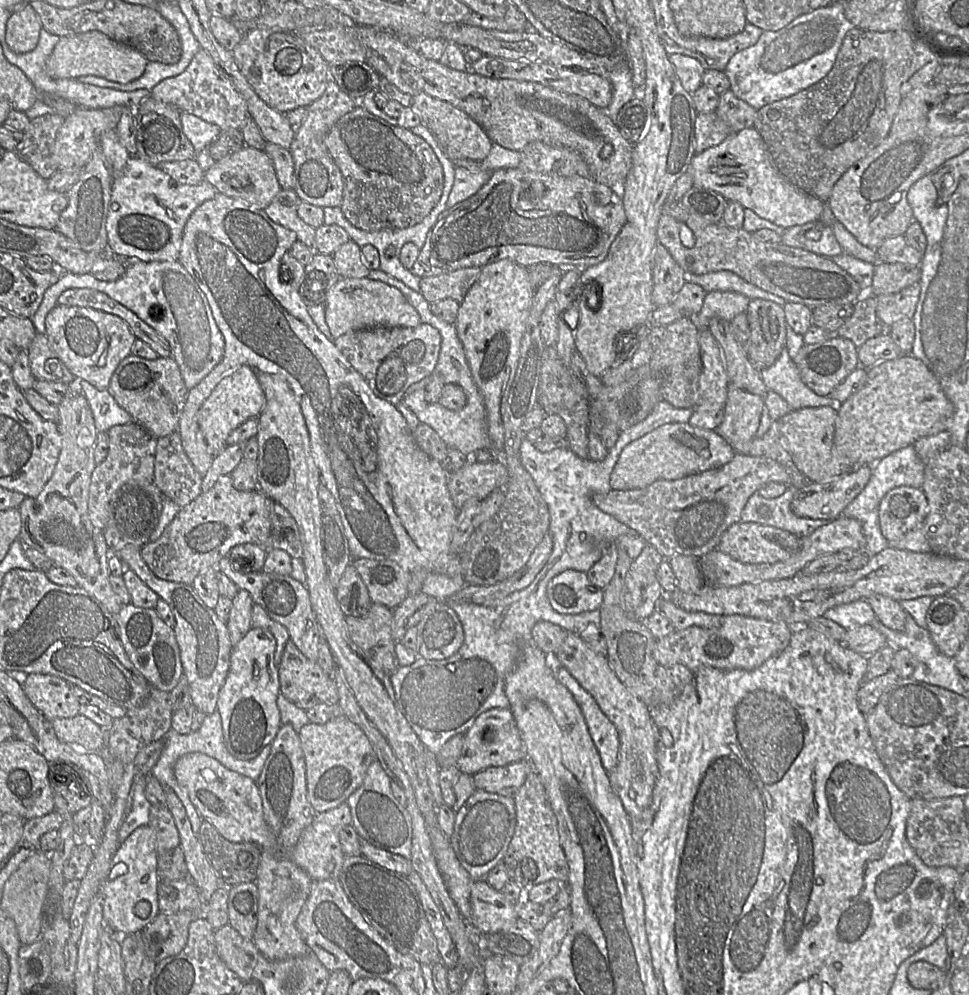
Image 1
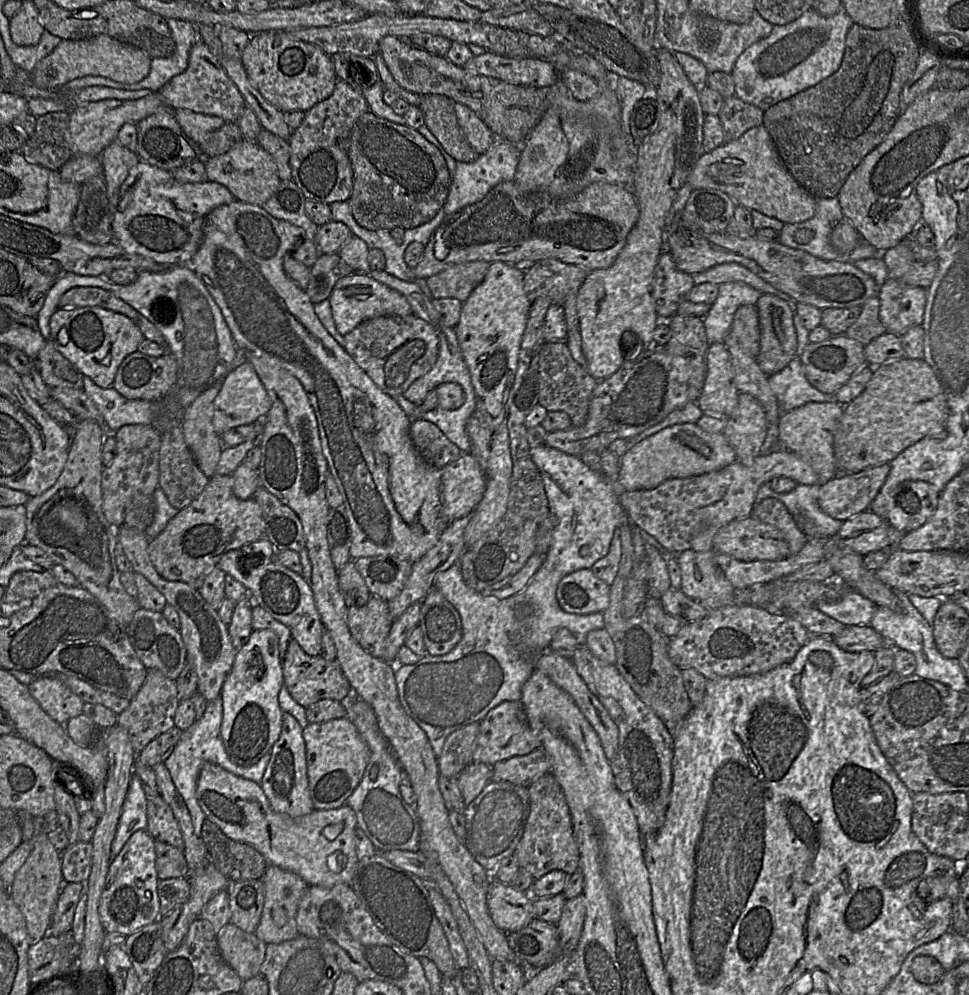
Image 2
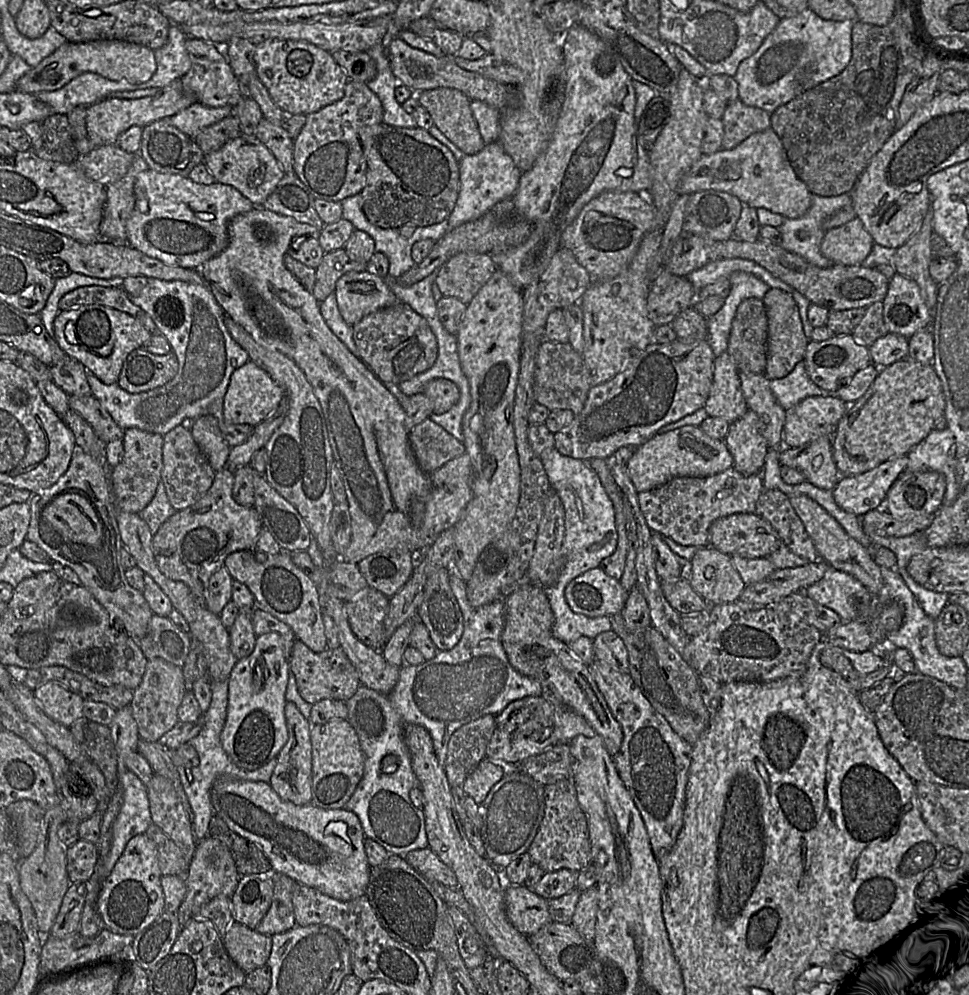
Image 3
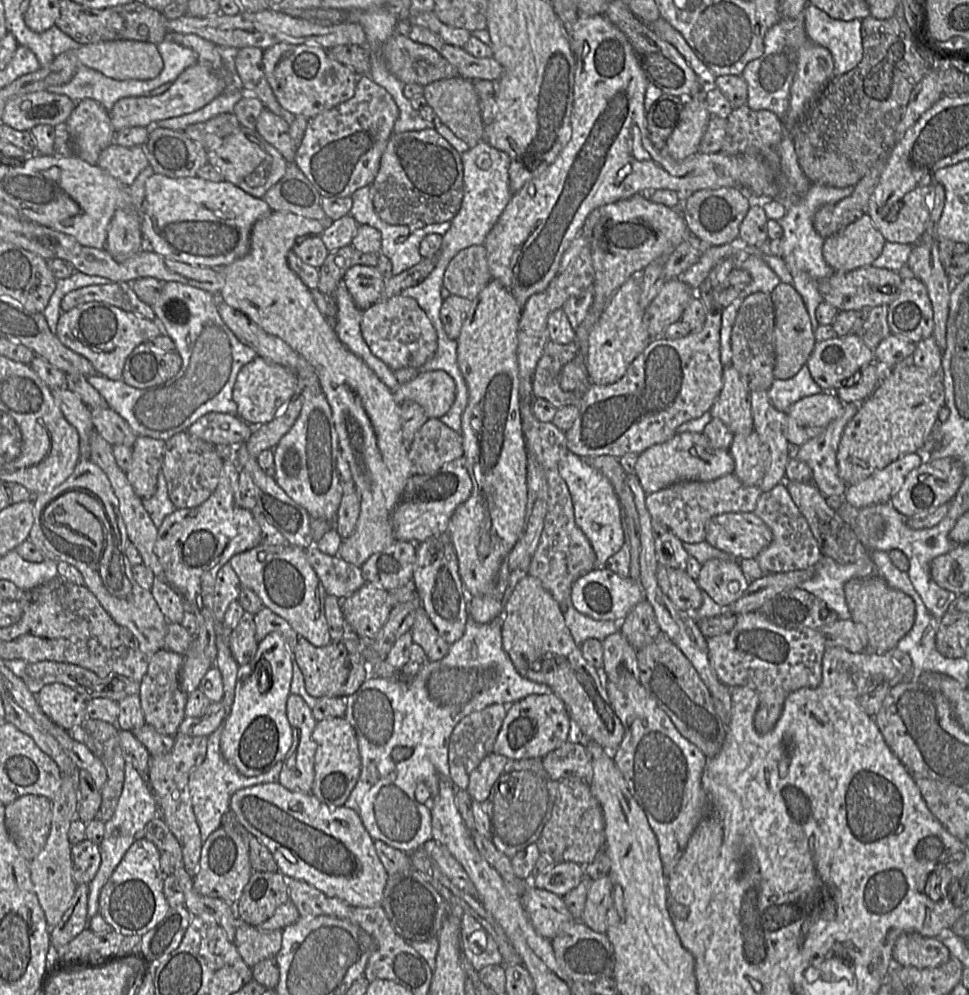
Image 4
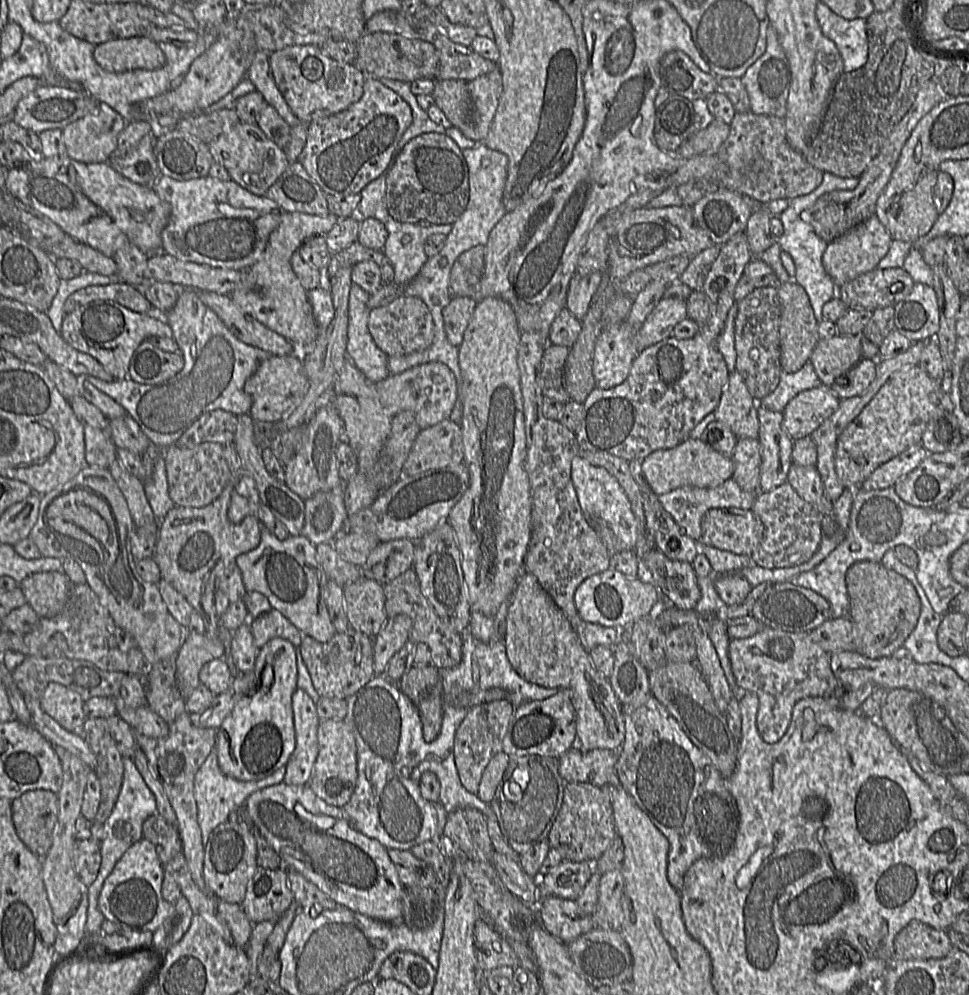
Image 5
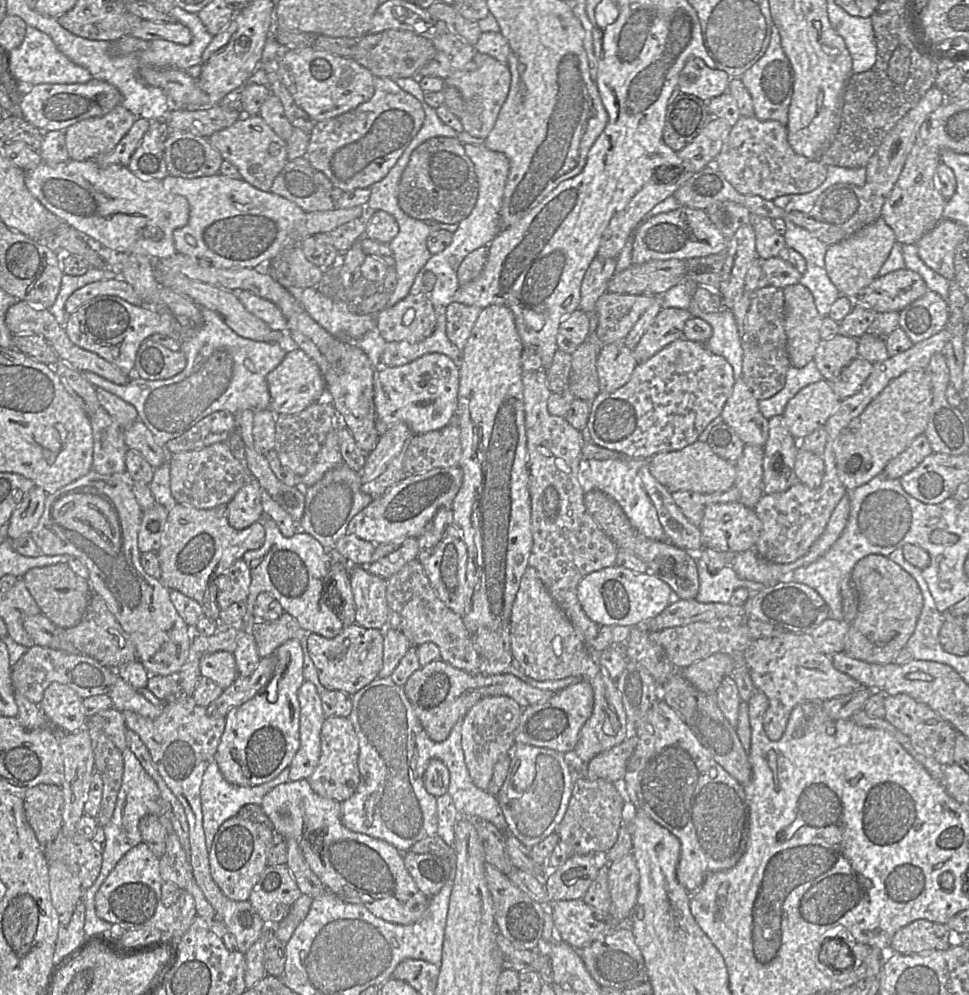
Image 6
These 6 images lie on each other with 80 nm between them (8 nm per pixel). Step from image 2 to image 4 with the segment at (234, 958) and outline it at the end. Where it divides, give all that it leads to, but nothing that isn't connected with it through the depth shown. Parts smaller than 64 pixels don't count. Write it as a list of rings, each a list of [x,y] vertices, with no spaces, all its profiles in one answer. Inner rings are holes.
[[[238,919],[233,943],[244,962],[252,968],[264,959],[275,958],[281,948],[282,930],[262,931]]]

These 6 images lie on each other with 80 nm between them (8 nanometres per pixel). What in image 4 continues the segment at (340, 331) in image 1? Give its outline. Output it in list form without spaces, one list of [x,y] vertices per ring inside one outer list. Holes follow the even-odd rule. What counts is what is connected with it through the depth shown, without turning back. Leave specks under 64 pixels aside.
[[[352,266],[345,273],[342,281],[356,306],[363,311],[383,298],[385,279],[376,266]]]

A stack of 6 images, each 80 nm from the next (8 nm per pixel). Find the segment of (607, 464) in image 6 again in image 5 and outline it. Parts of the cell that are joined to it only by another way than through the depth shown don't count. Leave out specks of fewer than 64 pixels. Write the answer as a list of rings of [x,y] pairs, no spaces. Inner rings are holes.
[[[579,455],[572,459],[571,479],[585,519],[599,535],[610,556],[624,550],[633,551],[637,543],[638,523],[617,479],[606,469],[591,465]]]

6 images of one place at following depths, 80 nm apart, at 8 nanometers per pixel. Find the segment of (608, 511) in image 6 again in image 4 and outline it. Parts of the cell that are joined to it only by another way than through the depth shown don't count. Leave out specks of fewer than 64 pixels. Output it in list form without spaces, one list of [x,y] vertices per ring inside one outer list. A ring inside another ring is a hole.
[[[658,565],[657,581],[662,592],[679,609],[693,612],[701,606],[702,590],[685,570]]]

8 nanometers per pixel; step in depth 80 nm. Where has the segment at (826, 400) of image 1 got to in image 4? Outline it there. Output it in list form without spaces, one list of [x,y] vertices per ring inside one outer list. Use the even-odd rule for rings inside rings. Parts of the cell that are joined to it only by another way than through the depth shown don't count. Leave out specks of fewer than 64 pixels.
[[[805,364],[796,375],[789,379],[774,379],[767,391],[771,404],[781,412],[788,409],[798,400],[820,394],[823,389],[812,378]]]

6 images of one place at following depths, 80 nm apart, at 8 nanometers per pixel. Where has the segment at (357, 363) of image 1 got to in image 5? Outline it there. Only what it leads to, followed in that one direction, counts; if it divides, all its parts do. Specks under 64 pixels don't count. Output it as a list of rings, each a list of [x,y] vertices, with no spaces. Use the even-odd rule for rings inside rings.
[[[404,294],[385,306],[371,309],[368,329],[376,345],[388,357],[423,351],[434,338],[434,321],[428,306],[419,297]]]

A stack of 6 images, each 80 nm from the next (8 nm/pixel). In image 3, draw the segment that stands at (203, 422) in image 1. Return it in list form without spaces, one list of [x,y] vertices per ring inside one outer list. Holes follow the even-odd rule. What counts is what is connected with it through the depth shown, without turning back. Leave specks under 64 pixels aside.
[[[249,360],[236,369],[230,378],[220,420],[227,424],[246,424],[255,427],[277,410],[284,396],[282,387],[266,371]]]

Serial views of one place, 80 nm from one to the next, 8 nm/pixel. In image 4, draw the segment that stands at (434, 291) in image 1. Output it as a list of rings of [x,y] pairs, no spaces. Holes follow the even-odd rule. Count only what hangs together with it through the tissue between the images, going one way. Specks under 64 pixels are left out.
[[[473,245],[459,251],[449,262],[443,287],[450,294],[474,300],[492,279],[484,245]]]

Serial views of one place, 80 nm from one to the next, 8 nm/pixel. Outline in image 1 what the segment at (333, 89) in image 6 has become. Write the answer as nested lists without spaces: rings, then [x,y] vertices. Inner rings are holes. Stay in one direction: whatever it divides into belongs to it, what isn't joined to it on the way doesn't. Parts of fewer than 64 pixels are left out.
[[[280,29],[250,30],[243,34],[242,40],[232,51],[232,56],[238,69],[246,78],[247,82],[250,84],[250,86],[253,88],[253,90],[259,96],[259,98],[262,101],[264,101],[269,107],[273,108],[274,110],[282,114],[286,114],[295,108],[308,107],[311,103],[313,103],[322,96],[330,81],[330,65],[323,59],[321,54],[314,47],[312,47],[302,39],[300,33],[298,32],[282,31]]]

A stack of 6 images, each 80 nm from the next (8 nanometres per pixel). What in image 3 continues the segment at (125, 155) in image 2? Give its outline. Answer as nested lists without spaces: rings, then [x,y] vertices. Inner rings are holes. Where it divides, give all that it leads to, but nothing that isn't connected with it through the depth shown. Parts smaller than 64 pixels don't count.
[[[137,153],[127,174],[105,185],[107,199],[100,224],[100,242],[115,245],[127,244],[126,224],[135,205],[134,182],[137,175],[147,169],[149,169],[148,164]]]

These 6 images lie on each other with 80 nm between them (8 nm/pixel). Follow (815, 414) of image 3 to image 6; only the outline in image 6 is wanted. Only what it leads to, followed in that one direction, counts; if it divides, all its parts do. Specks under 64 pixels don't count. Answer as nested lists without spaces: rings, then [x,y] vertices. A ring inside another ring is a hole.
[[[827,380],[811,383],[787,403],[782,414],[784,424],[796,440],[801,440],[822,427],[840,401]]]

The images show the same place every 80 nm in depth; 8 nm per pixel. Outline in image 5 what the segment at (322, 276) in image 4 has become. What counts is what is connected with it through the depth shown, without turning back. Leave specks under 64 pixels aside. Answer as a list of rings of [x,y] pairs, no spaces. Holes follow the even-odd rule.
[[[357,240],[347,248],[333,253],[327,267],[323,269],[329,279],[335,276],[343,267],[353,267],[359,262],[374,261],[378,265],[387,259],[382,250],[374,250],[363,246]]]

